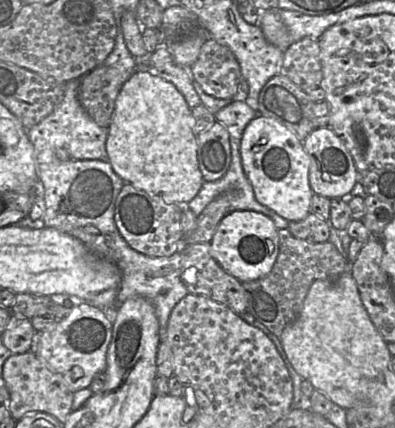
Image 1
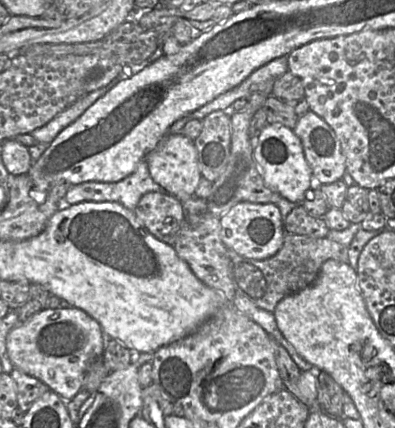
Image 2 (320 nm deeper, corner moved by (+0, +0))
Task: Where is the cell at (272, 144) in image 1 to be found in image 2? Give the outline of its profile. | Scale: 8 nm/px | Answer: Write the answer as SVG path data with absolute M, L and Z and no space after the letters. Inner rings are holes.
M268 123L259 134L254 149L254 158L267 187L276 191L282 198L285 198L290 202L301 204L304 201L307 190L311 190L312 170L305 158L302 142L292 129L280 123Z

